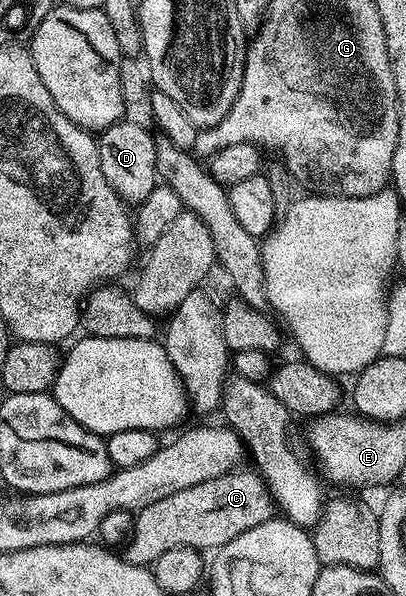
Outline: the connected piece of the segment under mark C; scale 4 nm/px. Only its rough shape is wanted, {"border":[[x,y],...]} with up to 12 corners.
{"border":[[256,470],[136,512],[123,558],[209,553],[274,518]]}

